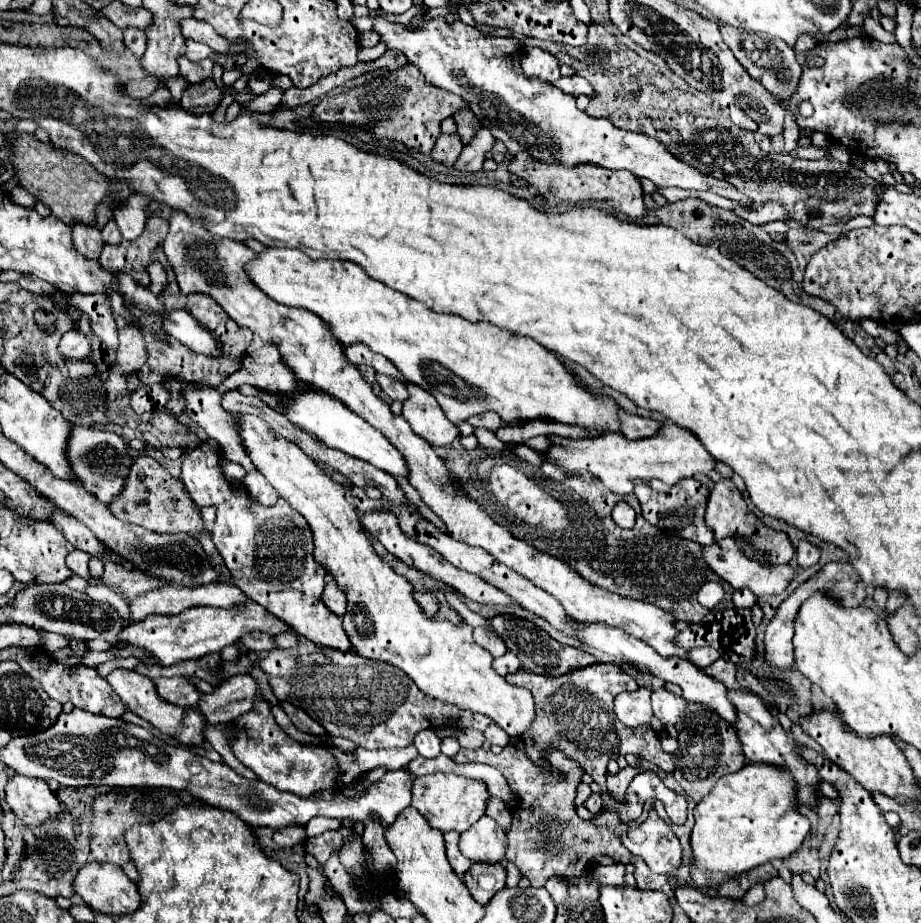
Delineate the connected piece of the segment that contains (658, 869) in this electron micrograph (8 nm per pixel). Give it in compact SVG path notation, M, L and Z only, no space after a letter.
M650 811L644 823L624 831L620 841L634 855L642 857L654 873L666 873L682 865L682 845L656 811Z

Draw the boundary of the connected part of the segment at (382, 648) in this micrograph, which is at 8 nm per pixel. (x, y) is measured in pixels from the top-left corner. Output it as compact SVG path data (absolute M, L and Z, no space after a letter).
M238 415L238 425L240 425L240 435L248 447L250 459L254 467L274 485L280 497L284 497L298 513L302 513L312 531L314 531L314 545L316 545L316 561L324 565L334 579L344 587L348 595L348 611L344 615L344 629L354 645L354 651L358 655L364 655L368 659L380 659L384 663L390 663L394 667L400 667L406 671L408 677L414 679L418 689L434 699L458 705L462 709L482 713L490 717L498 727L502 727L510 737L520 737L530 723L534 721L534 699L524 687L514 687L508 685L504 677L496 675L492 671L492 655L484 651L472 637L472 627L464 621L458 625L446 621L436 621L424 615L420 605L414 599L414 587L412 583L398 575L388 563L384 563L378 553L374 551L372 543L368 541L364 529L360 527L358 515L352 511L350 503L344 499L344 489L334 483L296 443L286 441L282 437L270 437L268 433L268 423L264 423L256 415Z

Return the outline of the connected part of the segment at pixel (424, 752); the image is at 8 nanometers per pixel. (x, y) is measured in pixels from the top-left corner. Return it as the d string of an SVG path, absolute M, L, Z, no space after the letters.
M424 729L414 737L414 747L422 757L436 757L440 755L440 739L434 729Z

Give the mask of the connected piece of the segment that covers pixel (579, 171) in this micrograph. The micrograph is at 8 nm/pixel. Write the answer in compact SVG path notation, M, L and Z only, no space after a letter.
M514 155L508 163L508 171L526 179L530 185L538 189L538 195L546 201L546 205L554 207L558 203L582 203L582 201L608 201L608 205L626 205L626 215L632 219L640 219L646 213L642 187L640 181L628 171L608 171L596 165L576 165L576 167L562 167L562 165L546 165L534 161L530 155Z

